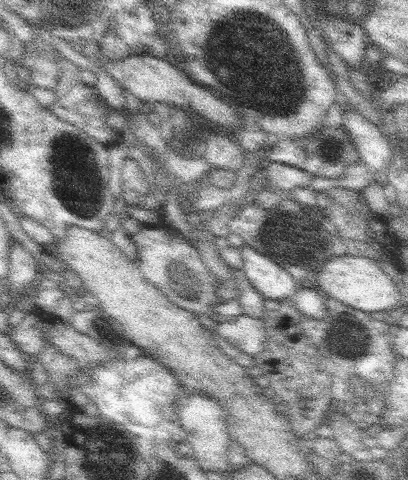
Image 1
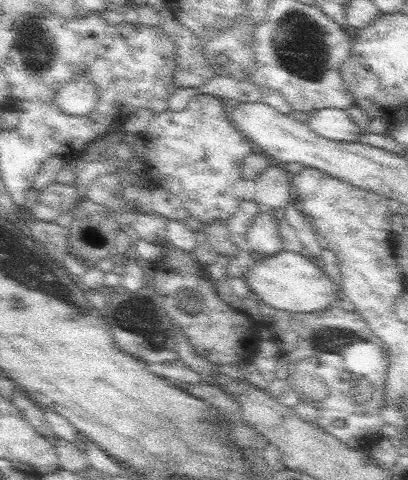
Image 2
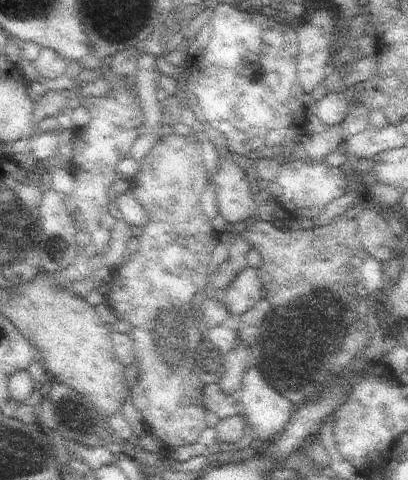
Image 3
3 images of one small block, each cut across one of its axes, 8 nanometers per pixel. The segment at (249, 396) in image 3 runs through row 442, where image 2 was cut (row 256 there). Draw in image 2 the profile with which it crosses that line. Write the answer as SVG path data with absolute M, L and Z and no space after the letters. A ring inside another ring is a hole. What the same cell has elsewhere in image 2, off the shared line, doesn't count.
M261 210L261 214L253 220L247 232L245 248L249 248L249 252L259 252L265 258L277 256L283 250L279 220L273 218L271 210Z

